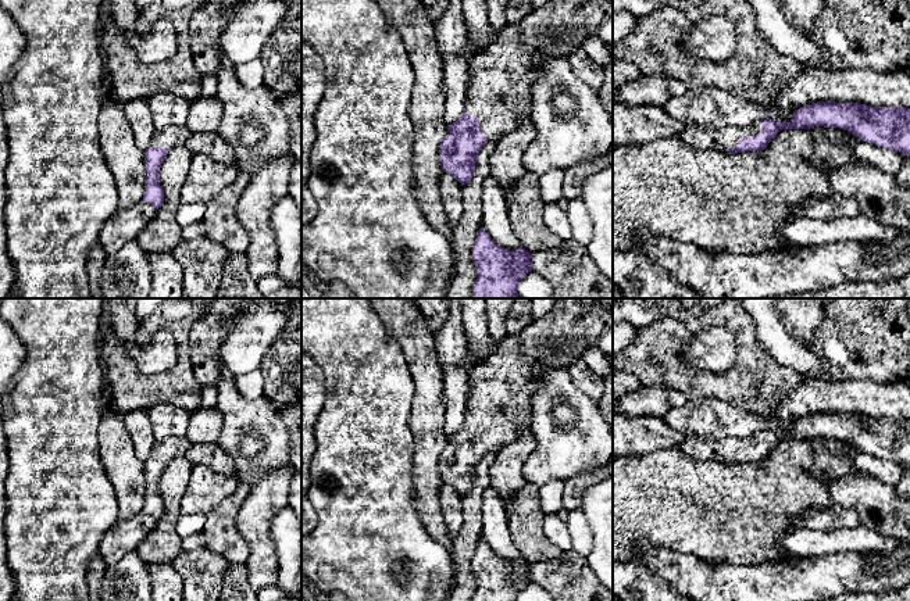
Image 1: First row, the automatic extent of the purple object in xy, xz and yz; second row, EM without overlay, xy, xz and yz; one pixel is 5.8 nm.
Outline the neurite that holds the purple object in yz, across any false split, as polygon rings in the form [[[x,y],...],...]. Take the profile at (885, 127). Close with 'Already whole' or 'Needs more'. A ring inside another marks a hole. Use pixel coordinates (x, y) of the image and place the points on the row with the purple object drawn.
[[[817,101],[793,111],[789,122],[760,119],[750,126],[684,128],[681,140],[697,149],[735,153],[764,150],[782,129],[839,128],[863,142],[910,155],[910,108]]]. Needs more

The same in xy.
[[[186,125],[156,130],[150,147],[144,151],[143,201],[157,210],[164,201],[160,168],[168,151],[176,146],[186,147],[193,154],[206,154],[222,164],[235,165],[235,153],[218,132],[193,132]]]. Needs more

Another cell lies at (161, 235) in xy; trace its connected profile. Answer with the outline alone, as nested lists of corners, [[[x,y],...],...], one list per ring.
[[[176,146],[168,151],[160,168],[164,201],[156,215],[138,235],[136,242],[147,254],[172,253],[182,240],[176,211],[181,207],[181,189],[186,180],[193,153]]]

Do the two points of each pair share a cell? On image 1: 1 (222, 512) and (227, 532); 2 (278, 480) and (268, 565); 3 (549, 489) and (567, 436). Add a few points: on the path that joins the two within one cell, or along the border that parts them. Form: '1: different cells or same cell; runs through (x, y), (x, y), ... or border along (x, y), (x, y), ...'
1: same cell; runs through (222, 517), (225, 528)
2: same cell; runs through (264, 501), (261, 504), (261, 544)
3: different cells; border along (564, 480), (548, 480), (539, 487)

